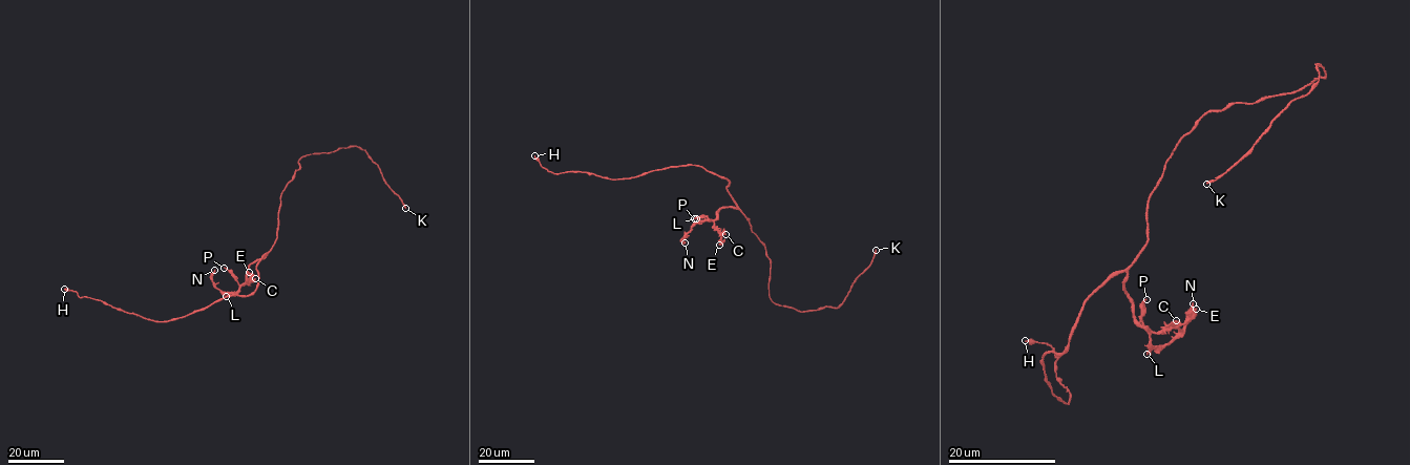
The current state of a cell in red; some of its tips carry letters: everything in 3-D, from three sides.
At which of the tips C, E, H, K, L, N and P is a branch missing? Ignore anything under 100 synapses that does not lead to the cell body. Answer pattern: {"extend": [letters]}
{"extend": ["K"]}

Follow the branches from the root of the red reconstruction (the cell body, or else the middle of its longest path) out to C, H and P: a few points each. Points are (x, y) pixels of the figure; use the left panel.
C: (277, 238), (267, 254), (249, 266), (244, 284), (255, 278)
H: (277, 238), (256, 267), (258, 282), (252, 292), (225, 296), (168, 320), (145, 318), (64, 289)
P: (277, 238), (267, 254), (249, 266), (245, 282), (239, 284), (224, 268)

